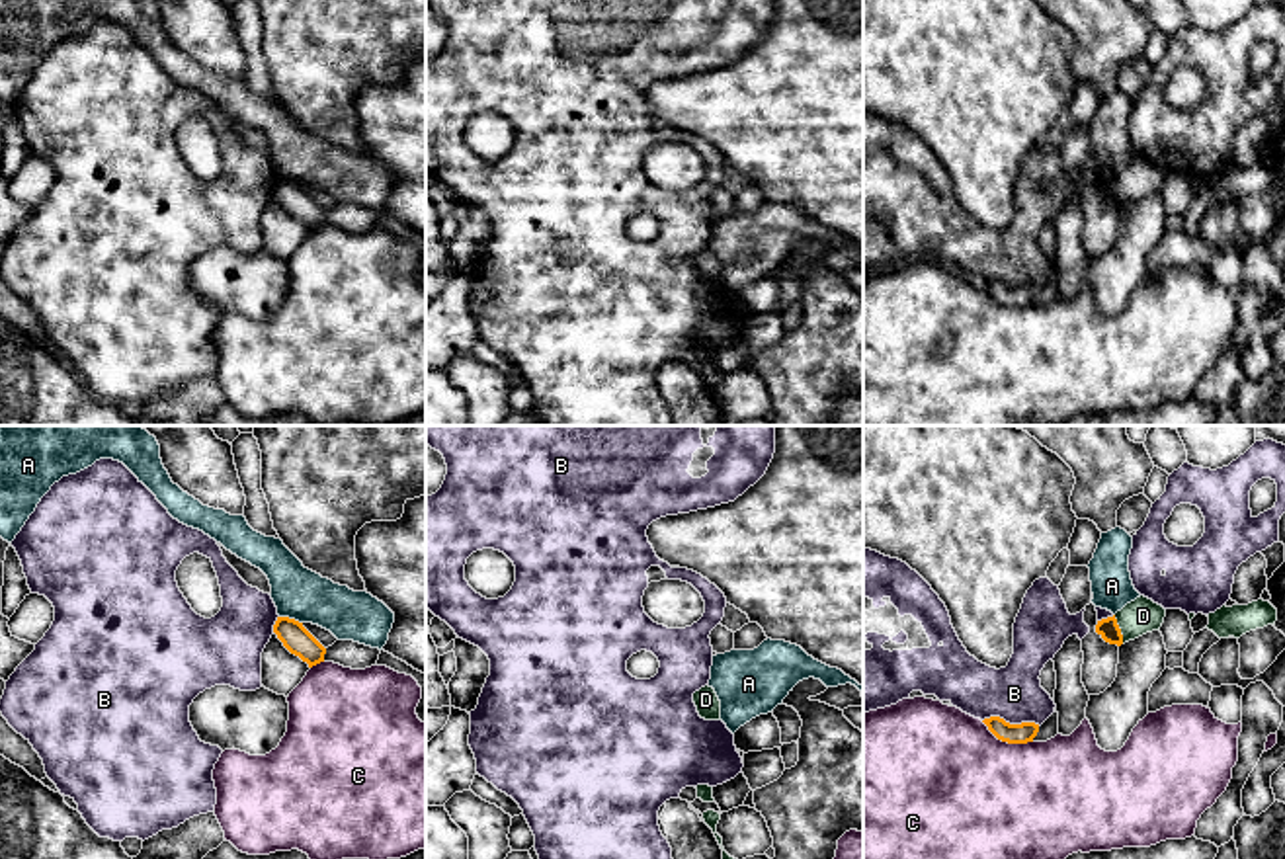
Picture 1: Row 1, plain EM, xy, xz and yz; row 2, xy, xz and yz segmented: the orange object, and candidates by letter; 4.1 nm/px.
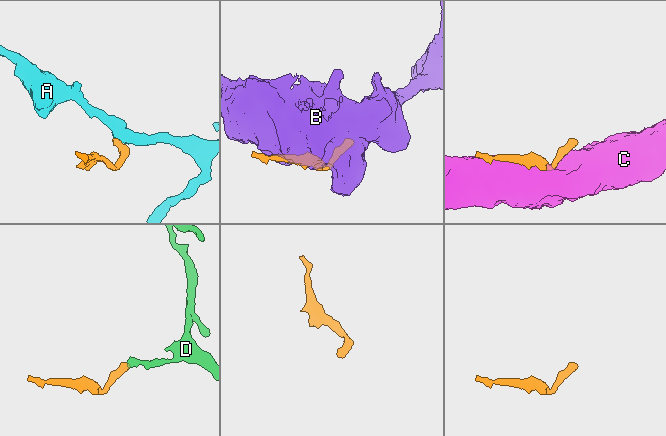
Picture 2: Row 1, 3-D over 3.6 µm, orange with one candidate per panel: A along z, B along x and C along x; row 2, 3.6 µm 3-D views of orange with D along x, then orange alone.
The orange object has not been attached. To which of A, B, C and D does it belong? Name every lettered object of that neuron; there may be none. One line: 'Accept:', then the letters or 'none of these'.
Accept: D

